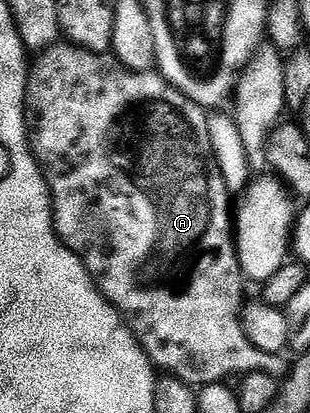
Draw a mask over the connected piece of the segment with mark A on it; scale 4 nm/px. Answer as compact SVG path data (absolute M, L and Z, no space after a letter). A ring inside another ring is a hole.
M60 40L55 45L47 47L36 58L39 59L36 62L34 59L30 63L27 76L27 100L30 115L33 117L33 129L30 131L29 141L32 150L35 151L35 160L39 164L39 169L43 171L43 179L47 182L47 189L51 192L51 209L55 216L55 231L59 233L59 239L86 264L87 271L94 278L95 285L99 287L99 291L104 298L120 314L126 316L125 321L130 326L131 333L135 335L148 358L151 359L156 367L165 368L163 369L164 371L174 375L176 378L180 378L181 381L187 382L188 385L194 388L226 383L231 380L227 378L233 377L234 374L242 376L244 374L261 373L273 376L276 380L282 379L288 373L286 357L283 354L261 352L261 348L257 348L252 344L243 331L241 309L245 302L245 298L242 298L245 275L241 267L239 267L237 238L233 233L233 198L228 193L225 180L222 178L221 168L218 167L214 152L211 150L209 128L207 127L208 111L184 96L180 90L176 90L170 82L163 79L162 74L150 70L131 70L125 64L121 64L121 60L111 52L98 54L92 50L85 49L83 46L76 46L70 40ZM63 94L81 94L81 96L85 94L83 96L85 100L91 98L91 100L95 100L93 106L101 106L103 108L103 112L101 112L103 114L103 124L105 124L103 134L107 134L105 138L109 138L109 144L111 144L111 138L117 140L117 138L121 138L119 134L127 134L127 130L117 130L119 128L119 120L123 116L127 116L129 120L139 120L141 114L135 114L135 112L143 112L143 120L145 122L153 120L153 128L147 126L147 124L143 124L143 128L141 128L143 134L145 134L145 144L131 146L131 166L73 166L71 154L69 152L65 154L65 148L59 148L61 142L57 142L57 140L61 140L61 138L59 138L59 130L55 128L55 116L45 122L47 110L55 108L55 106L49 106L49 104L55 104L57 96L63 102L63 98L65 98Z

